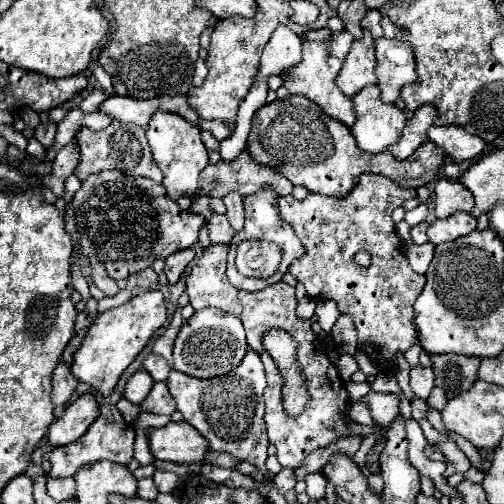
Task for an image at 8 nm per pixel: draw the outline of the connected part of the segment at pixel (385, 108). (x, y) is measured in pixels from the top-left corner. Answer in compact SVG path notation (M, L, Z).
M376 86L362 88L352 102L356 122L350 130L358 142L358 148L378 154L398 140L406 124L406 116L394 104L384 104Z

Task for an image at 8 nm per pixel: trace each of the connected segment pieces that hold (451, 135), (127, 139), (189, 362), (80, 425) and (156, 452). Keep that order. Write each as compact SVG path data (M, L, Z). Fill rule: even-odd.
M432 126L428 132L428 140L440 146L446 156L454 162L472 160L482 154L486 142L474 134L468 134L458 126Z
M112 122L108 128L104 130L88 130L82 128L78 134L78 144L80 144L80 164L74 170L74 176L84 182L88 178L88 174L96 174L102 170L120 170L124 174L132 174L132 176L144 176L144 178L152 178L156 184L162 184L162 170L154 164L152 160L152 148L148 146L146 140L146 132L142 126L138 124L130 124L130 122Z
M204 308L194 312L192 318L186 320L184 326L180 328L174 344L172 368L196 378L214 378L232 372L246 356L246 350L248 344L240 318L224 314L218 308Z
M86 392L76 402L64 408L62 416L50 424L50 446L64 446L86 434L90 424L98 418L98 402Z
M168 422L162 428L148 430L150 452L156 460L192 464L204 460L206 440L188 422Z

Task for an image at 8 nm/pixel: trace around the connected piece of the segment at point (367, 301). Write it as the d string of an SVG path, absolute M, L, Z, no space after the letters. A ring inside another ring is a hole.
M362 174L354 190L342 198L334 196L322 196L322 194L308 194L302 202L294 200L294 196L282 196L280 198L280 216L284 222L288 222L300 242L304 244L306 252L302 258L294 260L290 264L288 272L306 288L306 296L314 300L334 300L340 308L340 312L350 314L354 318L354 326L358 332L358 346L360 350L376 360L380 366L390 364L396 360L398 352L406 352L414 340L416 340L416 328L414 328L414 302L420 296L424 288L424 276L418 276L410 264L406 264L404 246L400 236L396 234L394 222L392 222L392 210L402 206L406 200L416 198L414 188L398 188L392 184L392 180L386 180L386 176L372 176ZM366 250L372 254L372 266L360 268L354 262L354 254Z

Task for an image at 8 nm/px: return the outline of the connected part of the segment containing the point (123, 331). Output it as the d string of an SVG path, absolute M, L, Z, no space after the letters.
M148 290L118 308L110 308L100 314L94 324L90 326L82 346L74 354L72 372L78 380L96 388L102 396L112 394L114 386L118 384L120 374L130 366L130 362L140 354L140 350L148 344L152 334L166 324L166 304L160 290Z

